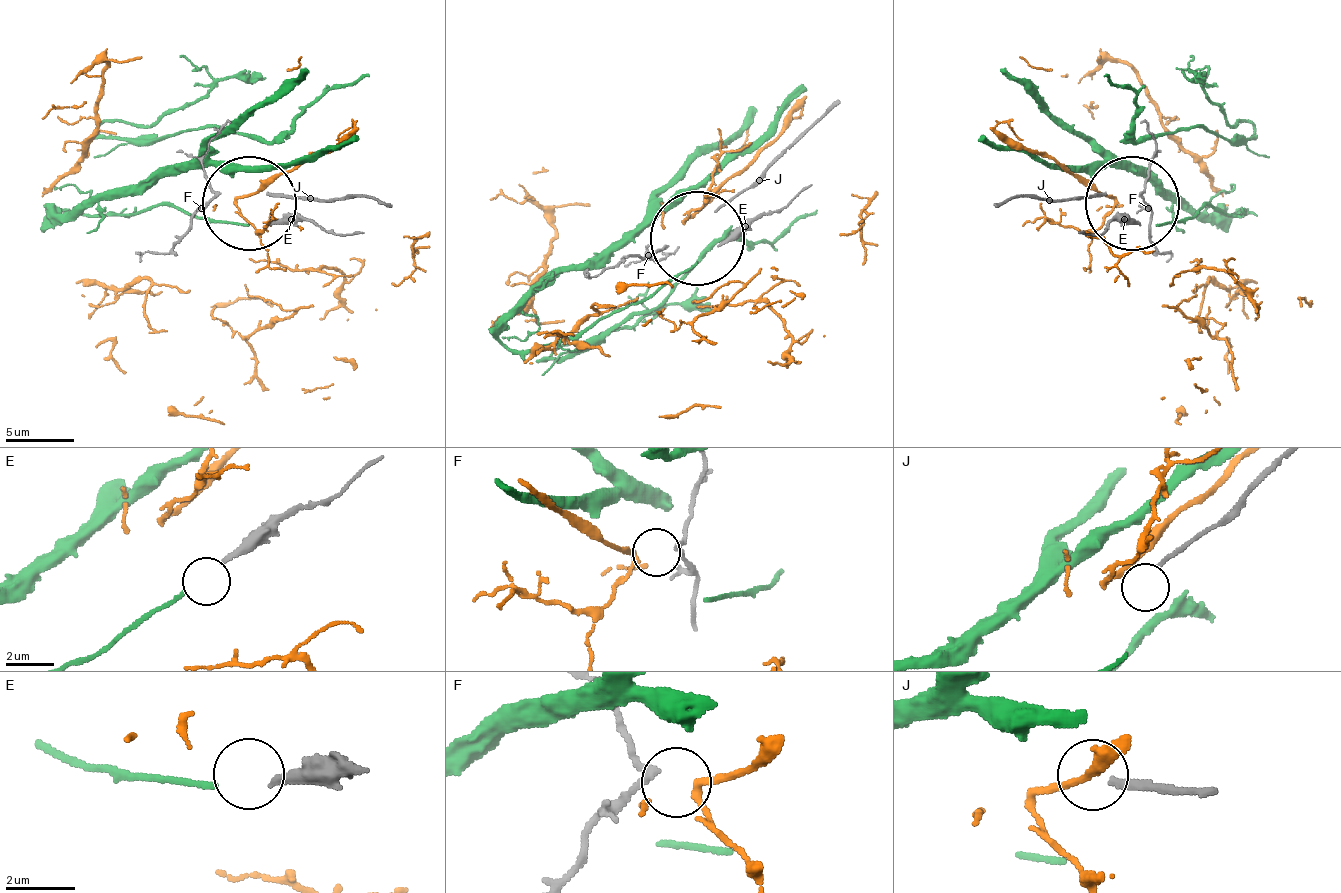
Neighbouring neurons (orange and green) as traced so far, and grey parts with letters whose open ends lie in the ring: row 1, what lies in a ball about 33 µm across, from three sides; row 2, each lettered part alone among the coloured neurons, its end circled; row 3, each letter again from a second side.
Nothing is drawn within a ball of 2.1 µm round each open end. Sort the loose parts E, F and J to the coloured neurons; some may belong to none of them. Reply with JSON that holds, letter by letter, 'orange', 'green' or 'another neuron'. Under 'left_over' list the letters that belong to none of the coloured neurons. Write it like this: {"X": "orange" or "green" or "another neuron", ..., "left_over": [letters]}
{"E": "green", "F": "orange", "J": "another neuron", "left_over": ["J"]}

